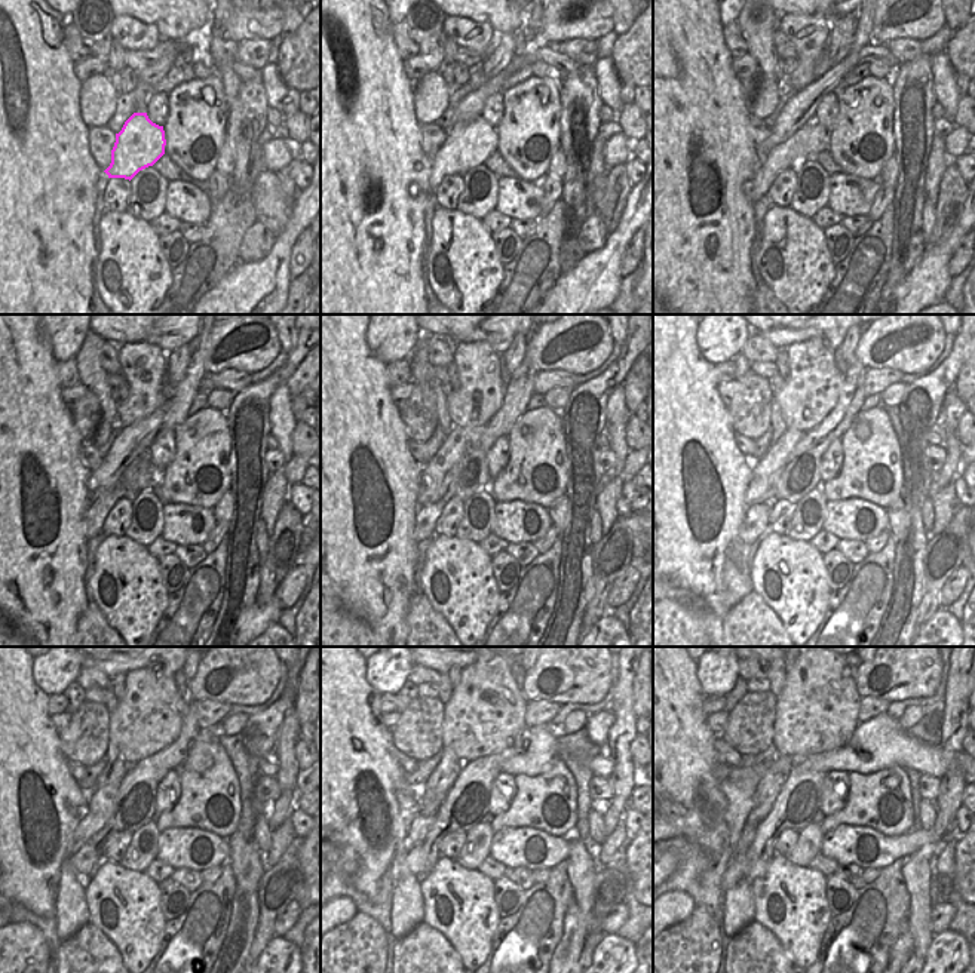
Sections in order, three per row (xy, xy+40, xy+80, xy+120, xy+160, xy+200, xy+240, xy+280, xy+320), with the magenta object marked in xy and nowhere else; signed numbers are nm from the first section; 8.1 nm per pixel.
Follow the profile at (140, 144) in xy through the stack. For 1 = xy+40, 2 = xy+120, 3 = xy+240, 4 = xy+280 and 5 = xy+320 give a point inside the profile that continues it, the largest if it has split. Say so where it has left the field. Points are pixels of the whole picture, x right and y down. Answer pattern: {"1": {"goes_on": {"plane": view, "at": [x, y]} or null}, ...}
{"1": {"goes_on": {"plane": "xy+40", "at": [468, 146]}}, "2": {"goes_on": {"plane": "xy+120", "at": [141, 473]}}, "3": {"goes_on": {"plane": "xy+240", "at": [85, 861]}}, "4": {"goes_on": {"plane": "xy+280", "at": [413, 862]}}, "5": {"goes_on": {"plane": "xy+320", "at": [736, 868]}}}

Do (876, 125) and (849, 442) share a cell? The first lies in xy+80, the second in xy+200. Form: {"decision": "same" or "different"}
{"decision": "same"}

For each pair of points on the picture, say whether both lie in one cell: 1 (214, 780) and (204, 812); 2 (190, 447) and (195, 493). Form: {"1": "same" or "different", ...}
{"1": "same", "2": "same"}

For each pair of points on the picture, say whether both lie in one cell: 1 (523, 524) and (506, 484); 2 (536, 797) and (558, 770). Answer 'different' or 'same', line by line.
1: different
2: same

